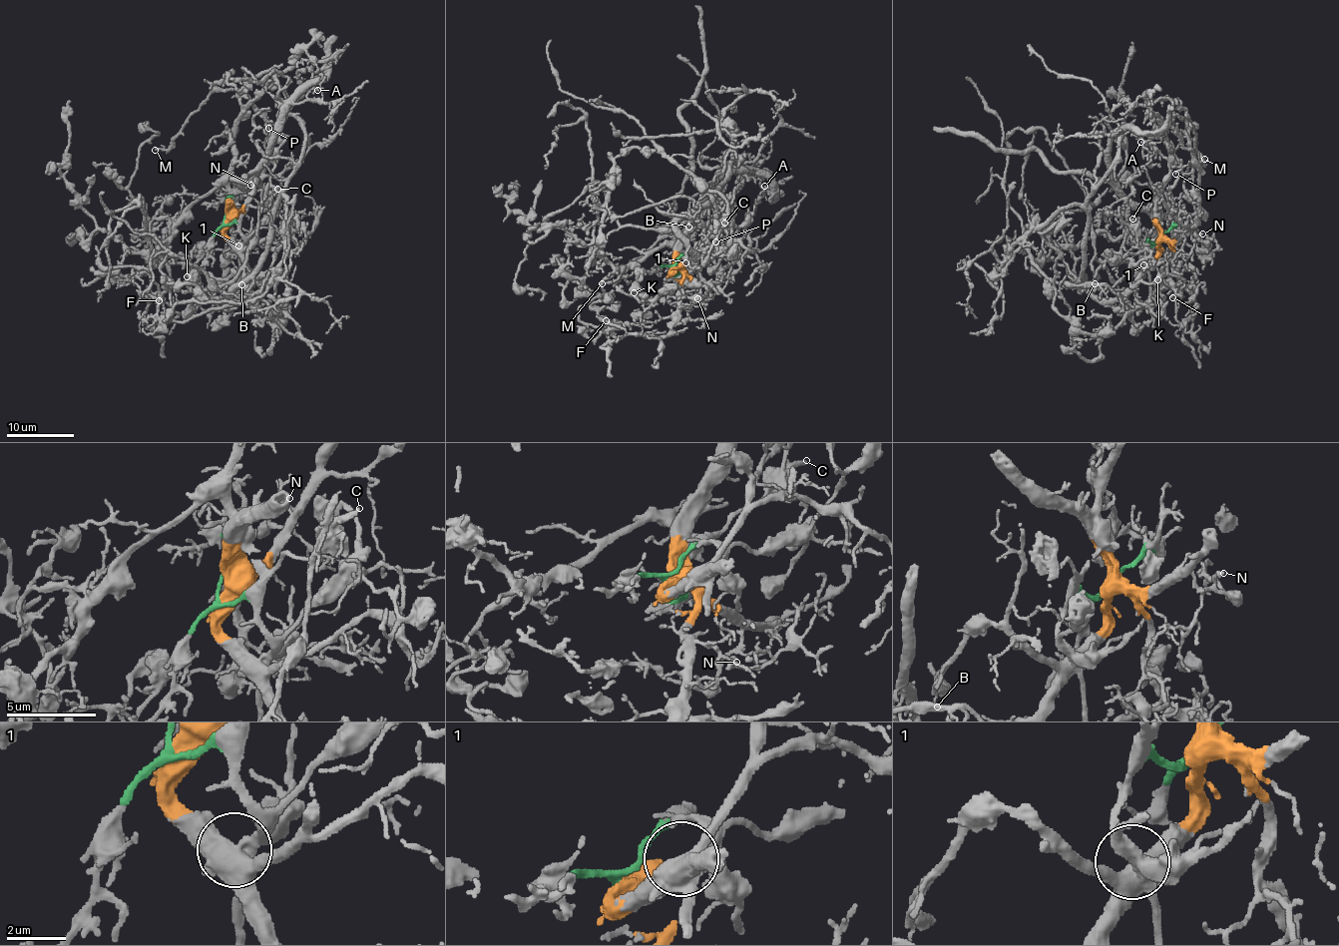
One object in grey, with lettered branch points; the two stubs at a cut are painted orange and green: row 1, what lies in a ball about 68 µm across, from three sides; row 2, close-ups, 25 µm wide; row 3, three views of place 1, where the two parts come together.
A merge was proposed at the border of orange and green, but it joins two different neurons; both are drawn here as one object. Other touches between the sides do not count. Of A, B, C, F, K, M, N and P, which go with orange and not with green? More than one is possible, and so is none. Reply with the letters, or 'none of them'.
A, B, F, M, N, P

